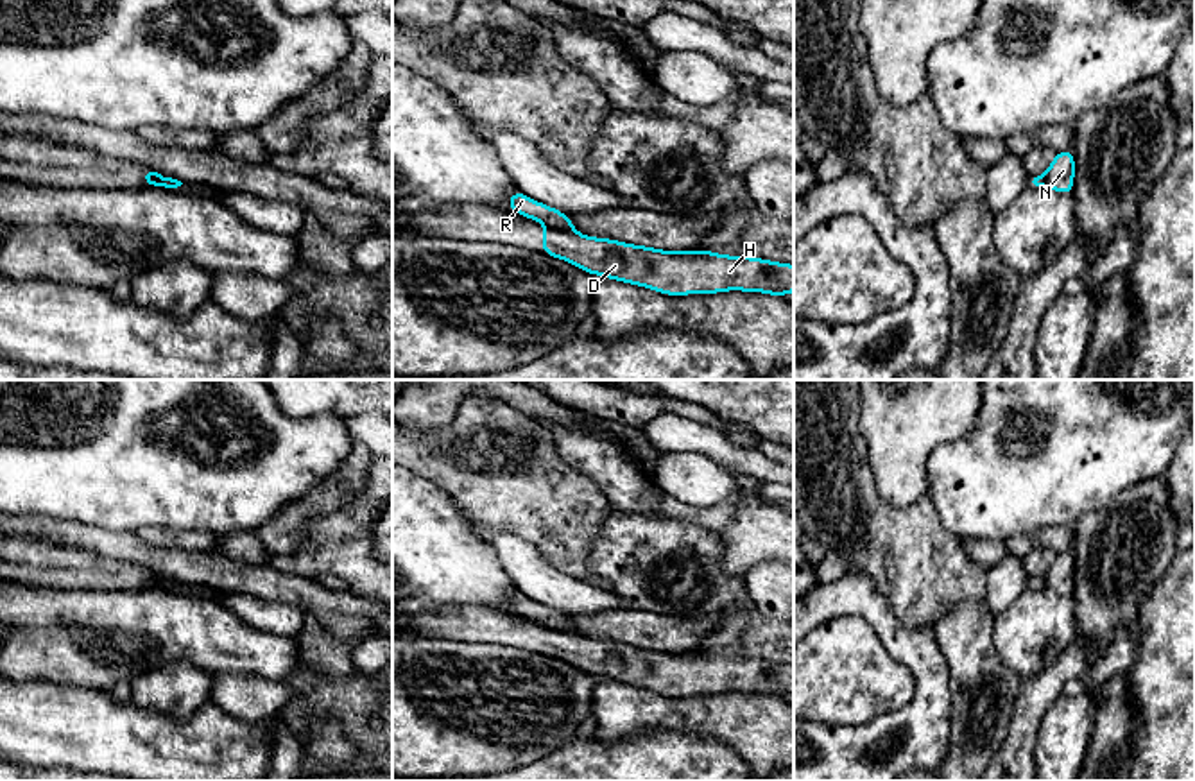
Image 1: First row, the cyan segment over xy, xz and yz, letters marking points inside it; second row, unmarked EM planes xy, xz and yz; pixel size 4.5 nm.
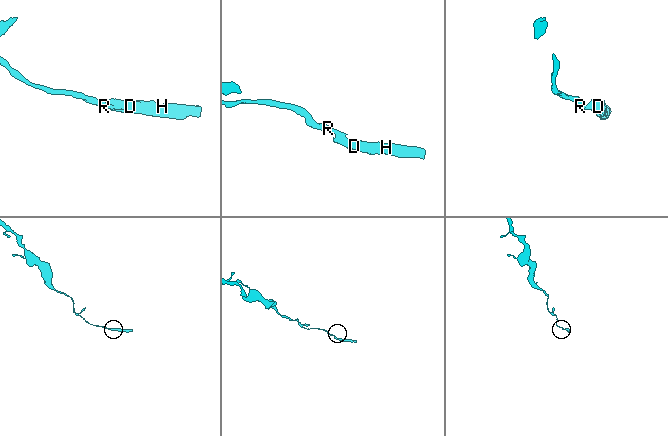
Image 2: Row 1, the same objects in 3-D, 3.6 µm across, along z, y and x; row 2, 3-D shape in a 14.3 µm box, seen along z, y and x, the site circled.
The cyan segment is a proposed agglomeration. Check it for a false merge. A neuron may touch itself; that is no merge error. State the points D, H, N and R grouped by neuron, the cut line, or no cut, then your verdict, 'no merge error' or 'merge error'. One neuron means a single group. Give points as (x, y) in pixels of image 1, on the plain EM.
D H N / R | xz (545, 624), (554, 624), (572, 633) | merge error

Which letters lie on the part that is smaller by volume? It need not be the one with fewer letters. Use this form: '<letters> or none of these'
D, H, N

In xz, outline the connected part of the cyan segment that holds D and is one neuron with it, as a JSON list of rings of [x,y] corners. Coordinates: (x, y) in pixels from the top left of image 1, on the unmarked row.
[[[545,625],[541,654],[593,675],[647,688],[666,697],[763,693],[785,700],[794,693],[794,666],[704,650],[661,652],[620,641],[586,638]]]

